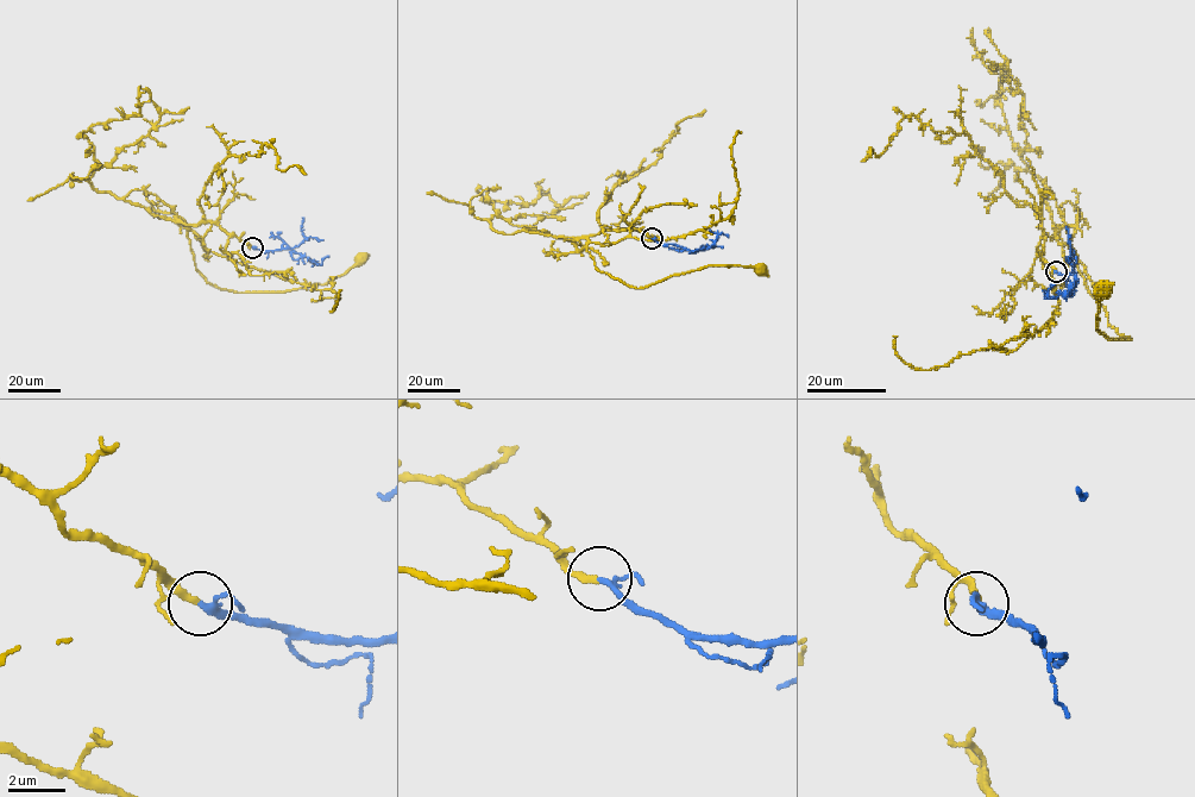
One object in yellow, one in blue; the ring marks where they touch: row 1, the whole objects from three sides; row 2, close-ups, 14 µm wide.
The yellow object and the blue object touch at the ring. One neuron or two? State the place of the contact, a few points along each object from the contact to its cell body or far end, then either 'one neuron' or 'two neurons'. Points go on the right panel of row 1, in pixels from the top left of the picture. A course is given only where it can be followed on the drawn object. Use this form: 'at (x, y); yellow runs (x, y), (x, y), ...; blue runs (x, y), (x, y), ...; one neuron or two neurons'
at (1056, 271); yellow runs (1056, 273), (1042, 256), (1043, 233), (1073, 252), (1107, 321), (1130, 339), (1098, 330), (1105, 290); blue runs (1056, 273), (1076, 277), (1069, 289), (1050, 299), (1046, 292), (1054, 284); one neuron

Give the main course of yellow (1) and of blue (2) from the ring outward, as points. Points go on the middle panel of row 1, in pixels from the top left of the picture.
1: (652, 238), (636, 228), (602, 230), (586, 237), (587, 249), (598, 271), (635, 287), (710, 265), (760, 270)
2: (652, 238), (693, 252), (710, 248), (722, 232), (728, 237)

